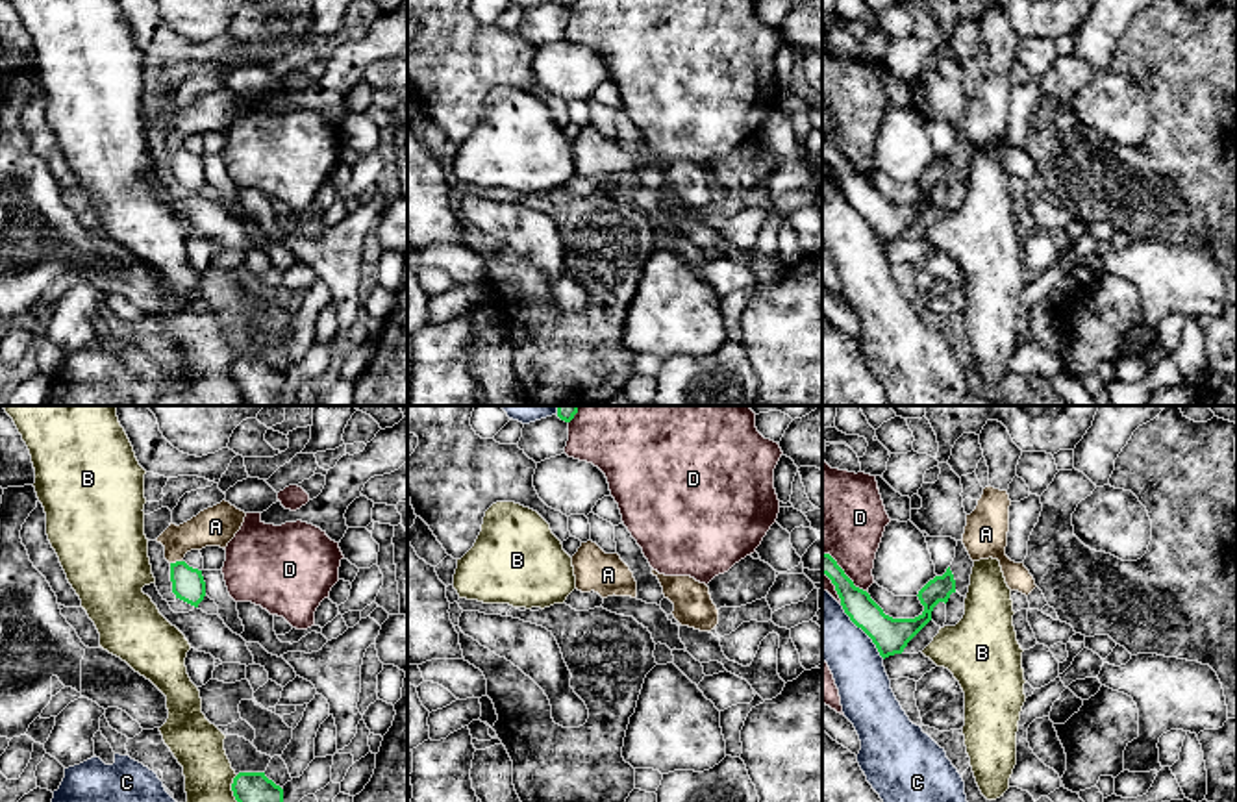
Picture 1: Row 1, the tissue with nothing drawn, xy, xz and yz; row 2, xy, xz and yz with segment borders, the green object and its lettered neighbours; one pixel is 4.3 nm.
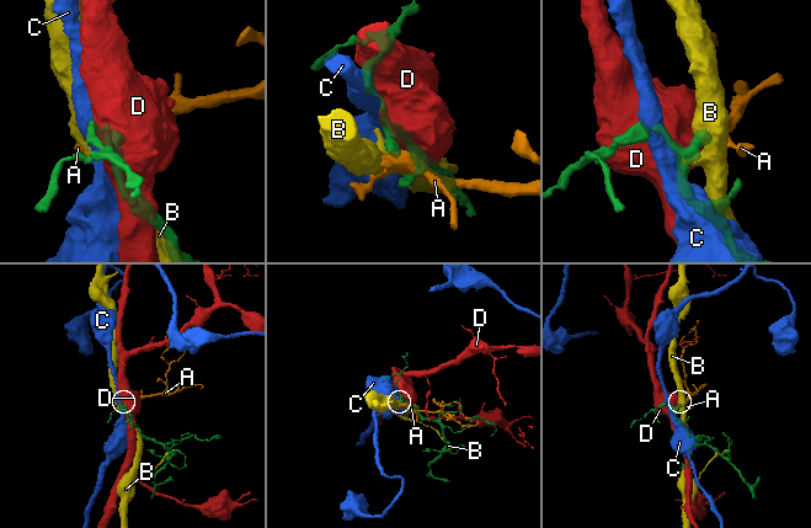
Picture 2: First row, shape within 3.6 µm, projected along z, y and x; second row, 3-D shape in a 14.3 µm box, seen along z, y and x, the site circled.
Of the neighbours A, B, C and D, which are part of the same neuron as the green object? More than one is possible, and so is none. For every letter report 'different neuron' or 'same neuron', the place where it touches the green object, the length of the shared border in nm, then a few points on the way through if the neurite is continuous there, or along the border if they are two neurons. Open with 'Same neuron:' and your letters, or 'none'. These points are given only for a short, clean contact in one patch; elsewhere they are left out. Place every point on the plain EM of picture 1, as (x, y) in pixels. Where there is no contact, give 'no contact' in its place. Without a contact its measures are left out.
Same neuron: A
A: same neuron; meets green in xy at (176, 147); contact 60 nm long; runs through xy (187, 169), (176, 147), (199, 117), (215, 112)
B: different neuron; meets green in xy at (234, 380); contact 200 nm long
C: different neuron; meets green in yz at (863, 215); contact 300 nm long
D: different neuron; meets green in yz at (843, 158); contact 260 nm long

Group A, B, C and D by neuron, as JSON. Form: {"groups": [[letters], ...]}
{"groups": [["A"], ["B"], ["C"], ["D"]]}

